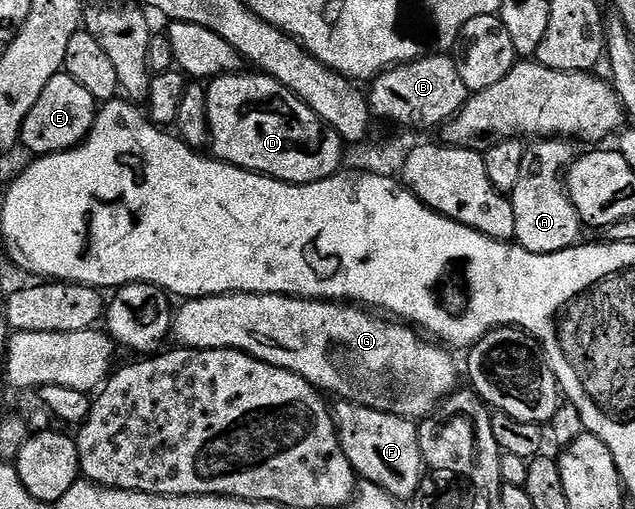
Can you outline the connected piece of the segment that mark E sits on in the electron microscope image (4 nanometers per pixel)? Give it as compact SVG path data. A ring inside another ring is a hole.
M56 73L51 83L43 87L43 95L39 95L39 100L35 102L35 107L31 107L27 119L23 119L20 144L26 145L33 155L62 153L73 149L93 130L98 108L97 100L82 85L75 83L69 73Z

